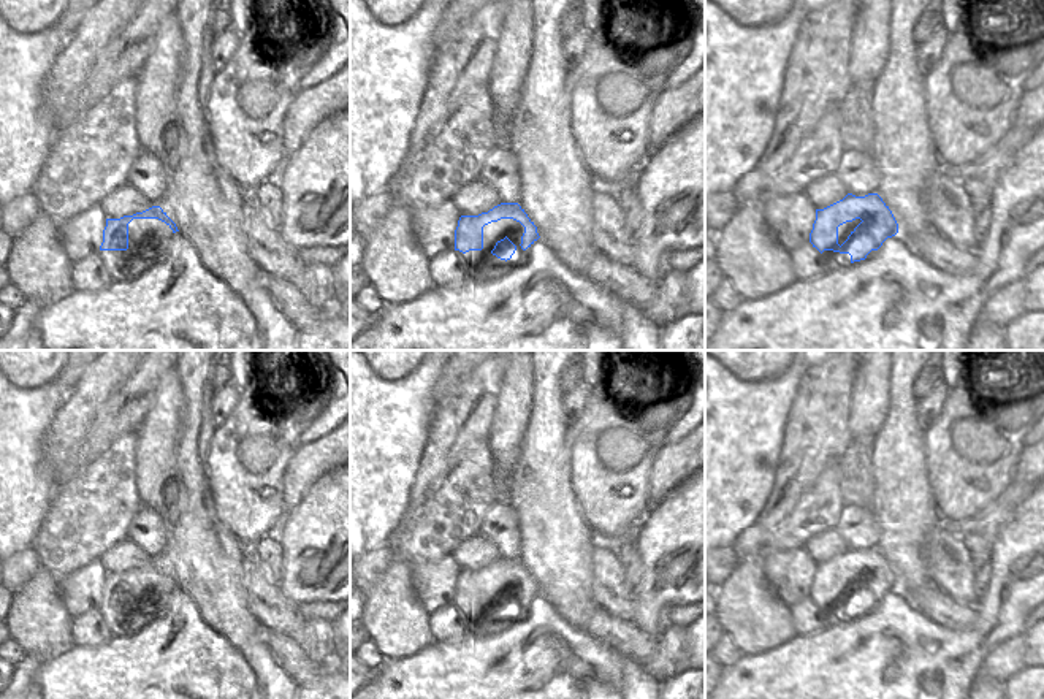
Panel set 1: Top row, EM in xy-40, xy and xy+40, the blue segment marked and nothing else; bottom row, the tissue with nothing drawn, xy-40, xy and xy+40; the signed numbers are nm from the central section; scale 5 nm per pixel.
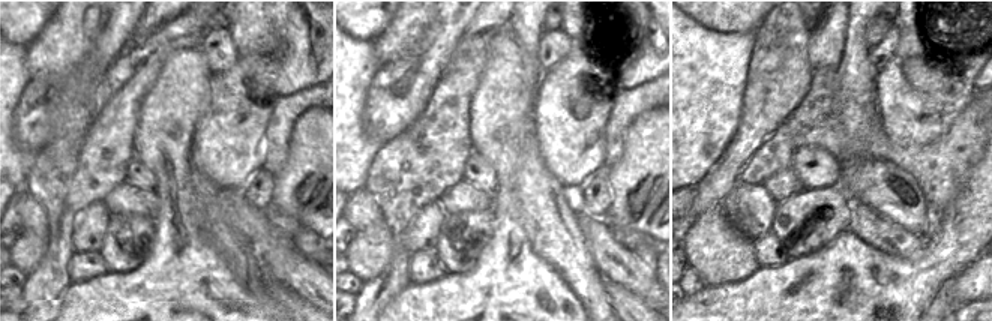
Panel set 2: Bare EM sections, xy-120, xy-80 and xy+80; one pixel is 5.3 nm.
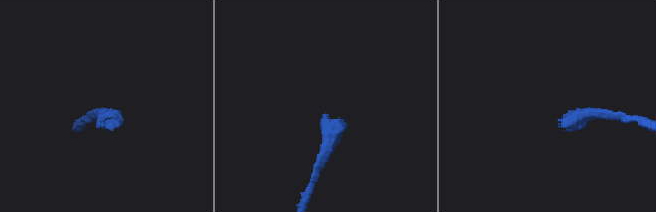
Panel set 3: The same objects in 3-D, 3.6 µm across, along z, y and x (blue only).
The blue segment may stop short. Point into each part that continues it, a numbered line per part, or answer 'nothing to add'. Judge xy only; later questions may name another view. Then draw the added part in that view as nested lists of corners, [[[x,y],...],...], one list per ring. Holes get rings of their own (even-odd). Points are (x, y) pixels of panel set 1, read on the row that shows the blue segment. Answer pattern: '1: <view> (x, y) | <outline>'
1: xy (480, 265) | [[[501,219],[483,227],[483,249],[469,250],[466,254],[456,250],[466,271],[467,279],[475,279],[478,282],[488,282],[497,279],[509,271],[505,260],[497,258],[491,254],[496,243],[505,236],[516,246],[521,244],[521,236],[524,227],[513,219]]]

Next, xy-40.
1: xy-40 (144, 235) | [[[133,219],[128,223],[127,250],[100,250],[100,258],[112,282],[133,282],[151,268],[162,244],[173,236],[170,225],[158,219]]]

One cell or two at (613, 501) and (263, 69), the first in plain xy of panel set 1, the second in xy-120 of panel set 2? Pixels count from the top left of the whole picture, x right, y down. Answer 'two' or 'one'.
two

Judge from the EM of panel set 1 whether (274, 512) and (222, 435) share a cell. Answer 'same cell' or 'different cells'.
same cell

